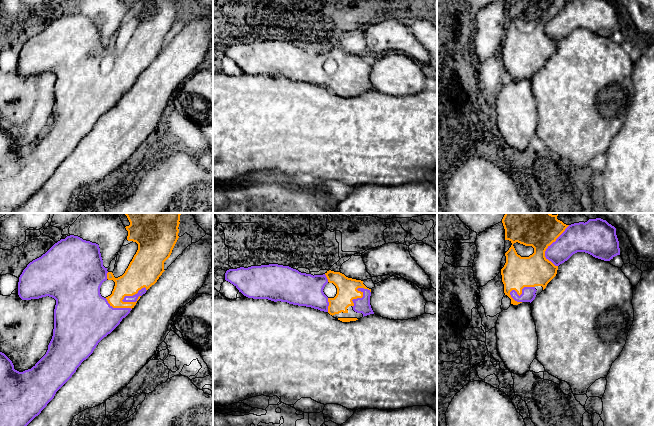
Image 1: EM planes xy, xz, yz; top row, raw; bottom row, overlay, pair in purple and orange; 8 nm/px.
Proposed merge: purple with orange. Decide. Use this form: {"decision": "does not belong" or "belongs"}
{"decision": "belongs"}

